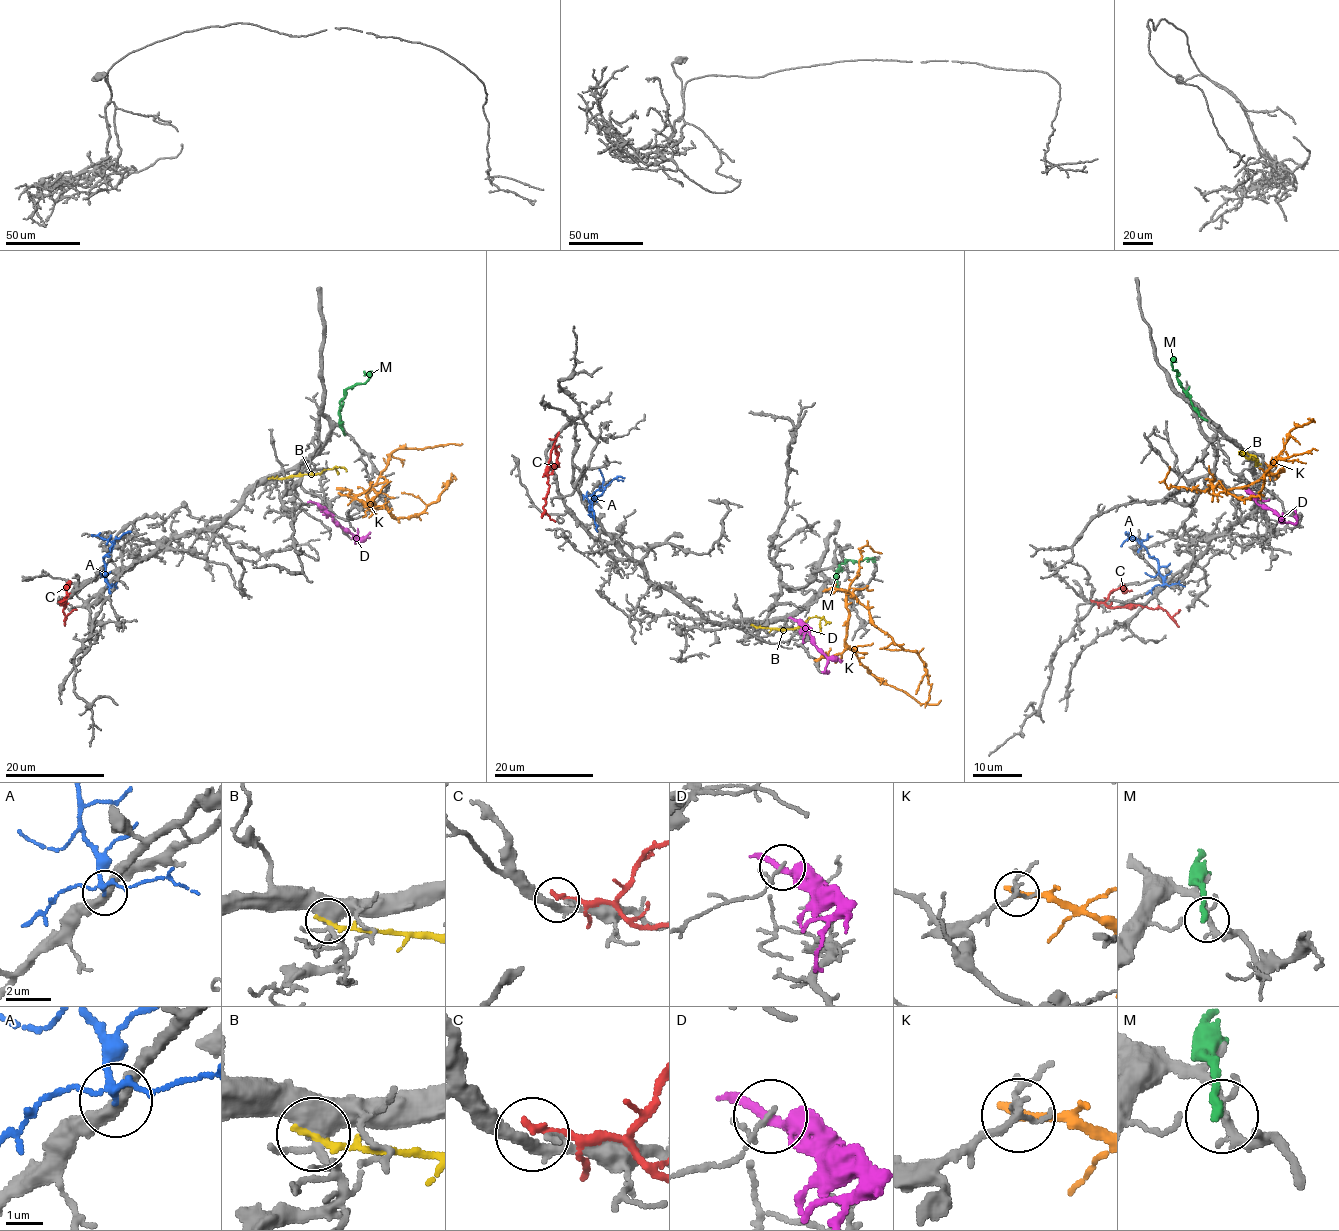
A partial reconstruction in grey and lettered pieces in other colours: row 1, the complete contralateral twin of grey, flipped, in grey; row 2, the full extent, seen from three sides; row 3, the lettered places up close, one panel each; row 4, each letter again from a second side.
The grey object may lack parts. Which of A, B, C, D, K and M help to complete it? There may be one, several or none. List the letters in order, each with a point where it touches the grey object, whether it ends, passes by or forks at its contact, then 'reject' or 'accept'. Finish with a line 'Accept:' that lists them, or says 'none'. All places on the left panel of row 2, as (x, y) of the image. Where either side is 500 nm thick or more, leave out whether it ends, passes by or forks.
A: meets grey at (108, 586); it forks there; reject
B: meets grey at (271, 477); it ends there; reject
C: meets grey at (68, 596); it ends there; reject
D: meets grey at (315, 503); it passes by; reject
K: meets grey at (341, 494); it ends there; reject
M: meets grey at (345, 434); it ends there; reject
Accept: none

